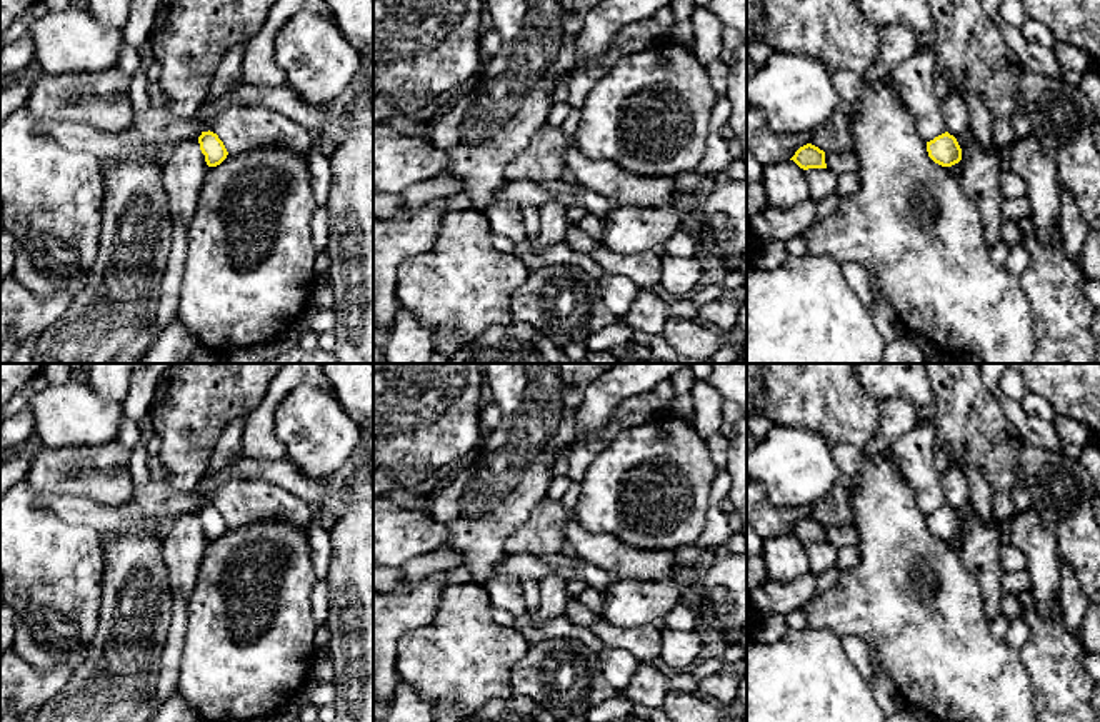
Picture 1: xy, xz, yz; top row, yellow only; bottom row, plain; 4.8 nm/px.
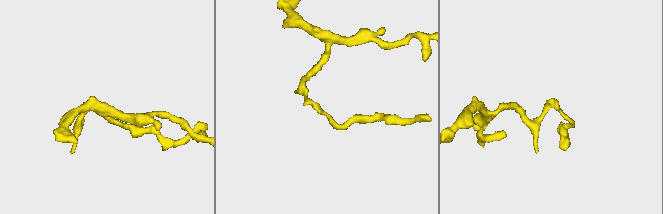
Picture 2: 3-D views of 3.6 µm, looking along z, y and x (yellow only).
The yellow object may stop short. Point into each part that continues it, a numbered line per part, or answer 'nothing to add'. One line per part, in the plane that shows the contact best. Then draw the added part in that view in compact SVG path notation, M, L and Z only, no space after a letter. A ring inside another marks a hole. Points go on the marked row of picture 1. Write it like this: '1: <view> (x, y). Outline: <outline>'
nothing to add

